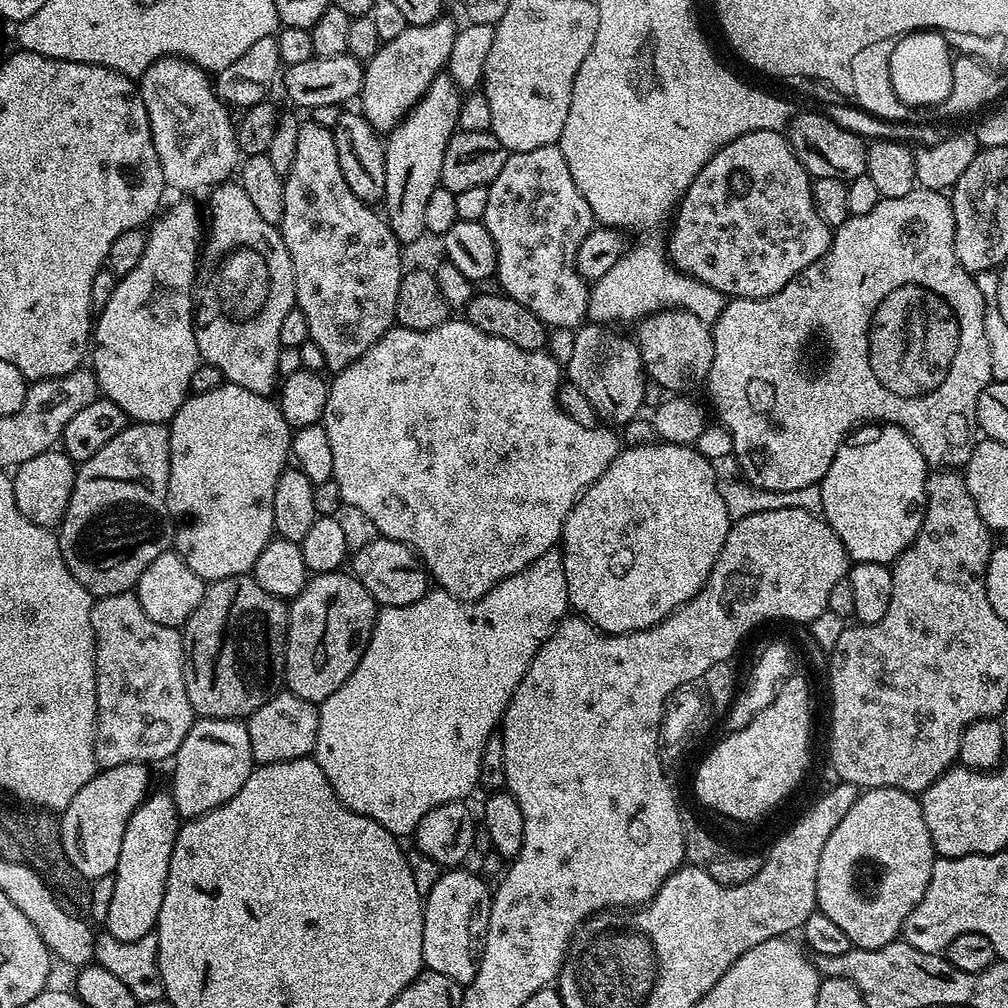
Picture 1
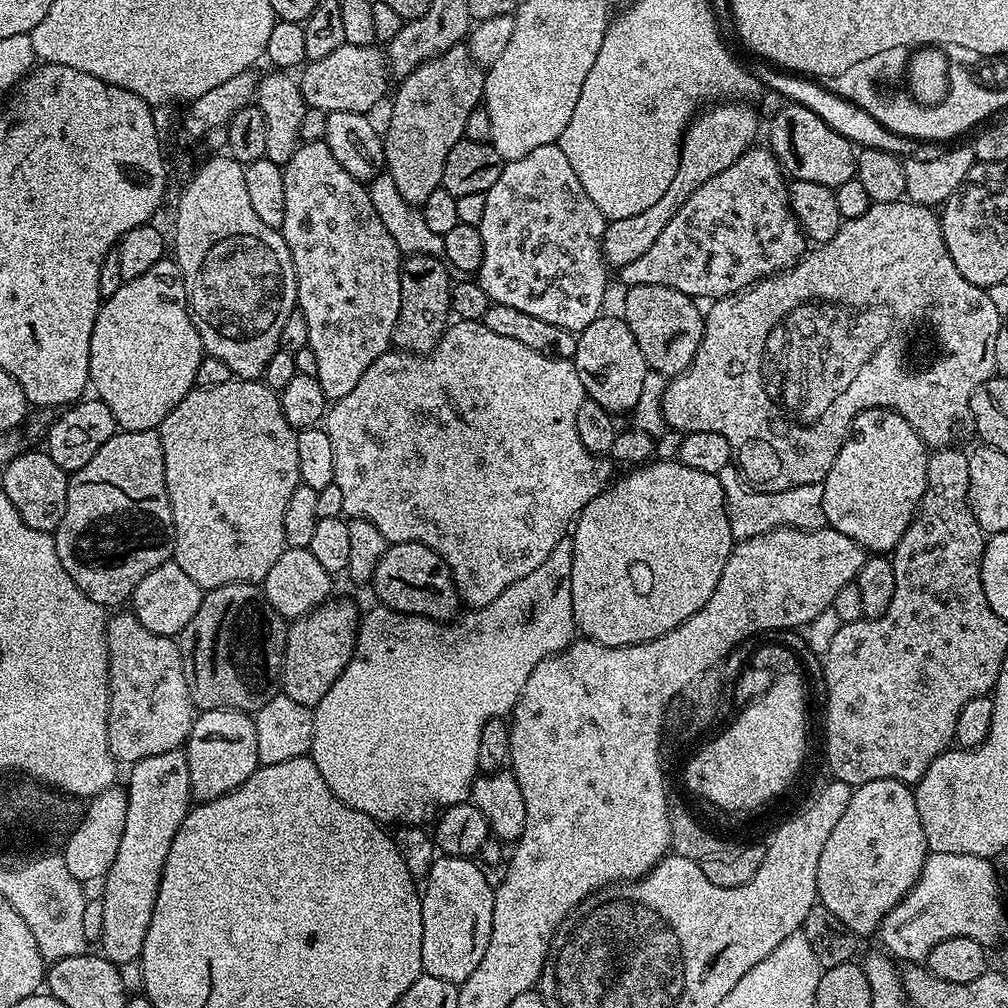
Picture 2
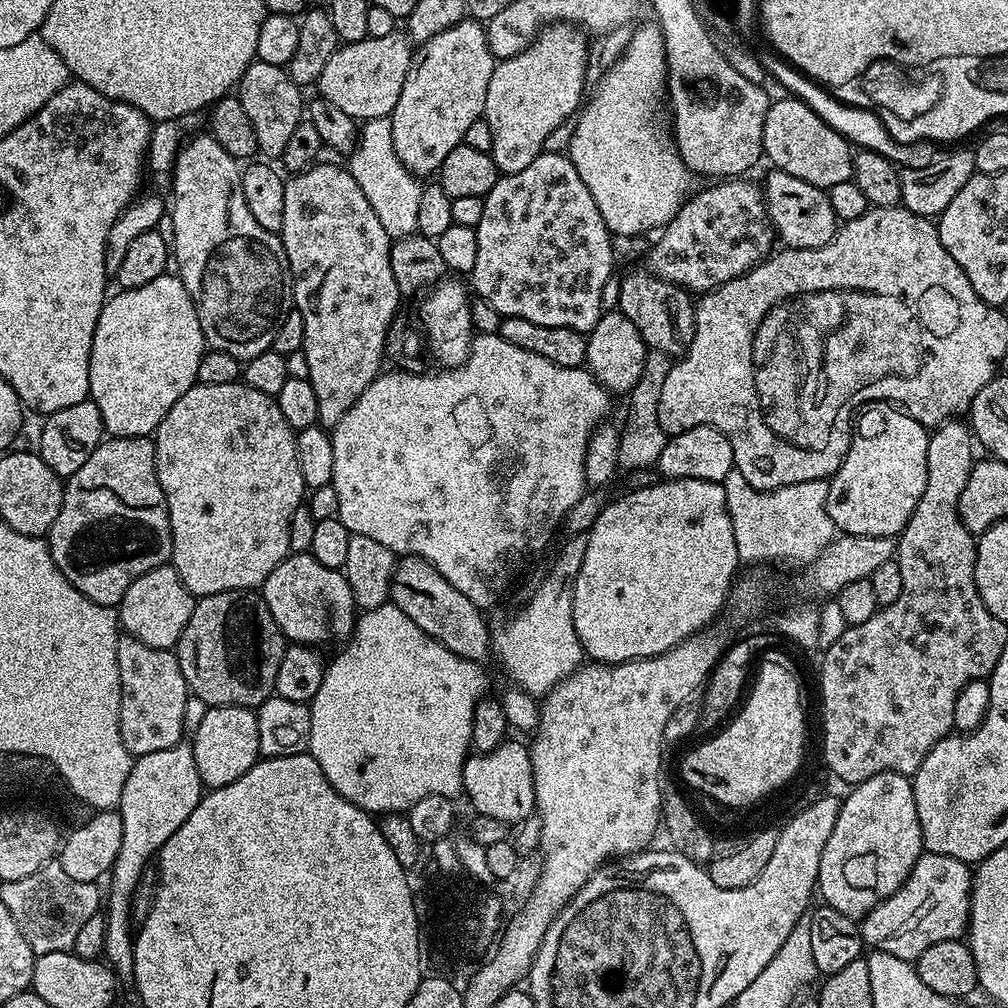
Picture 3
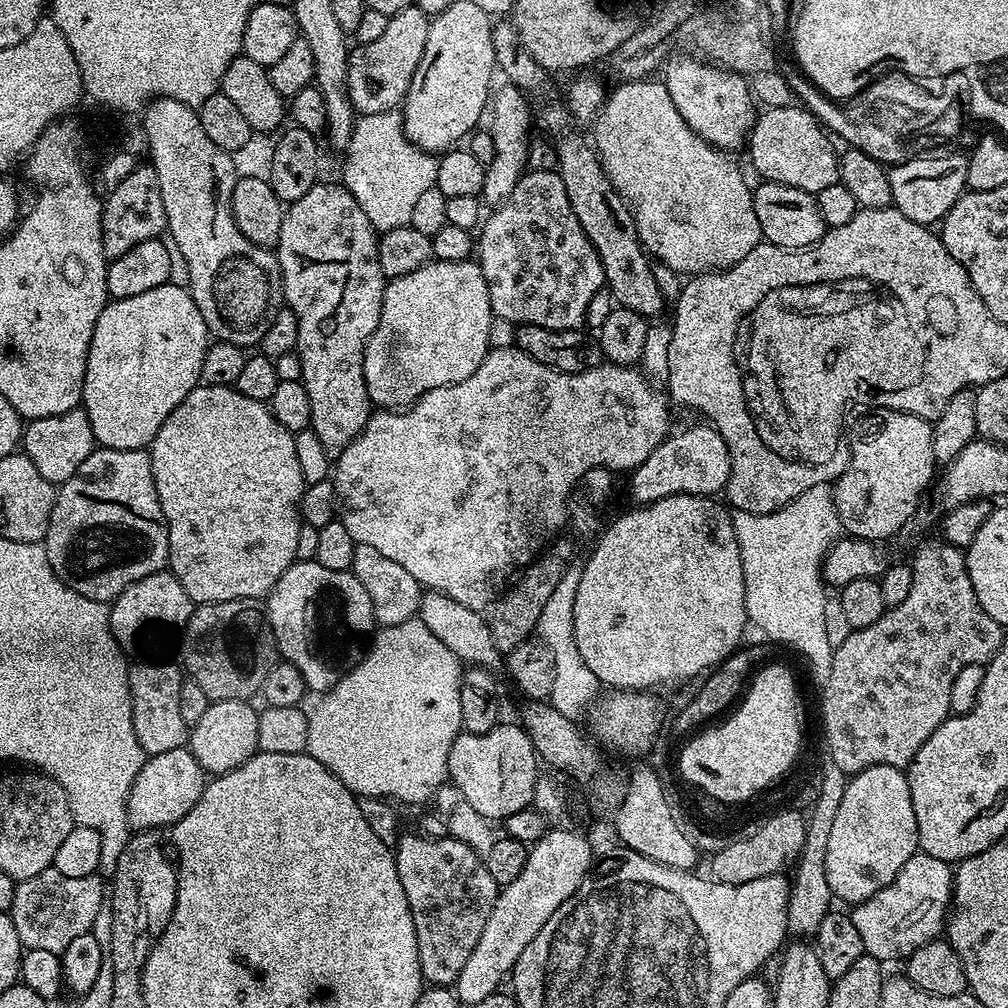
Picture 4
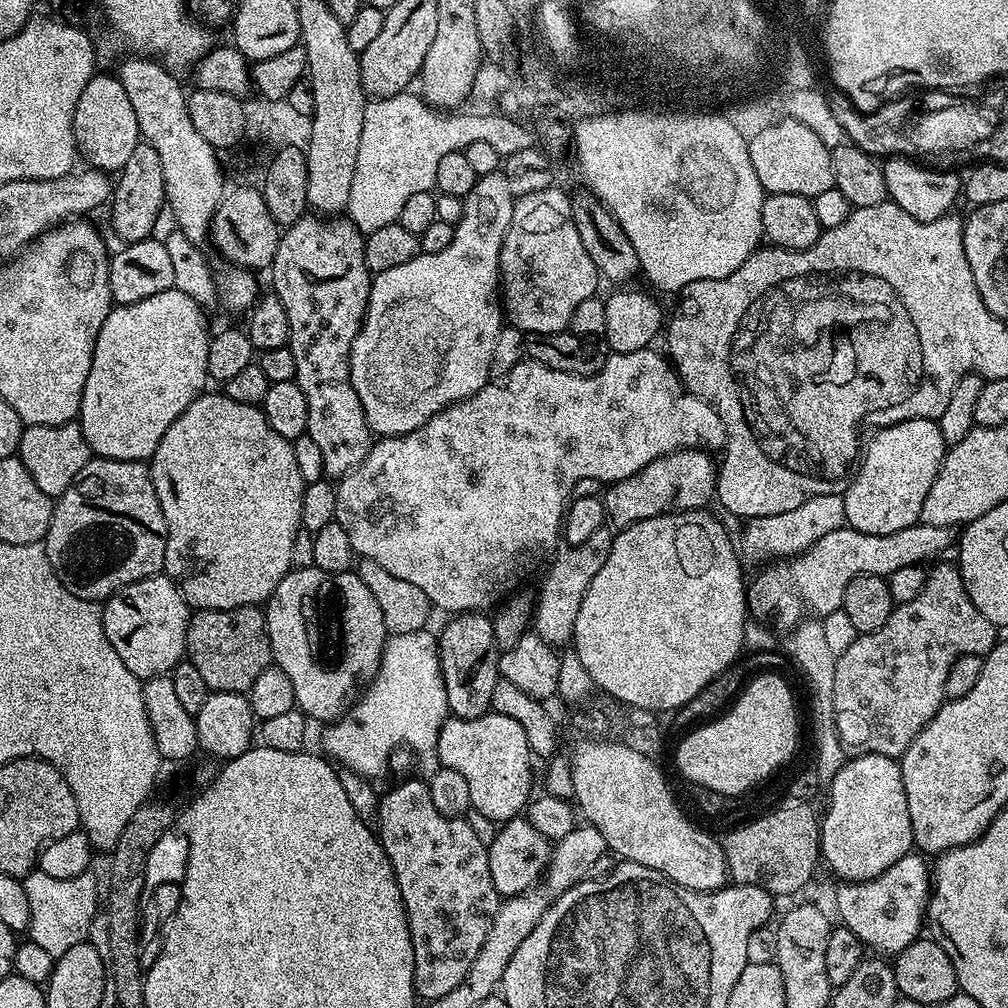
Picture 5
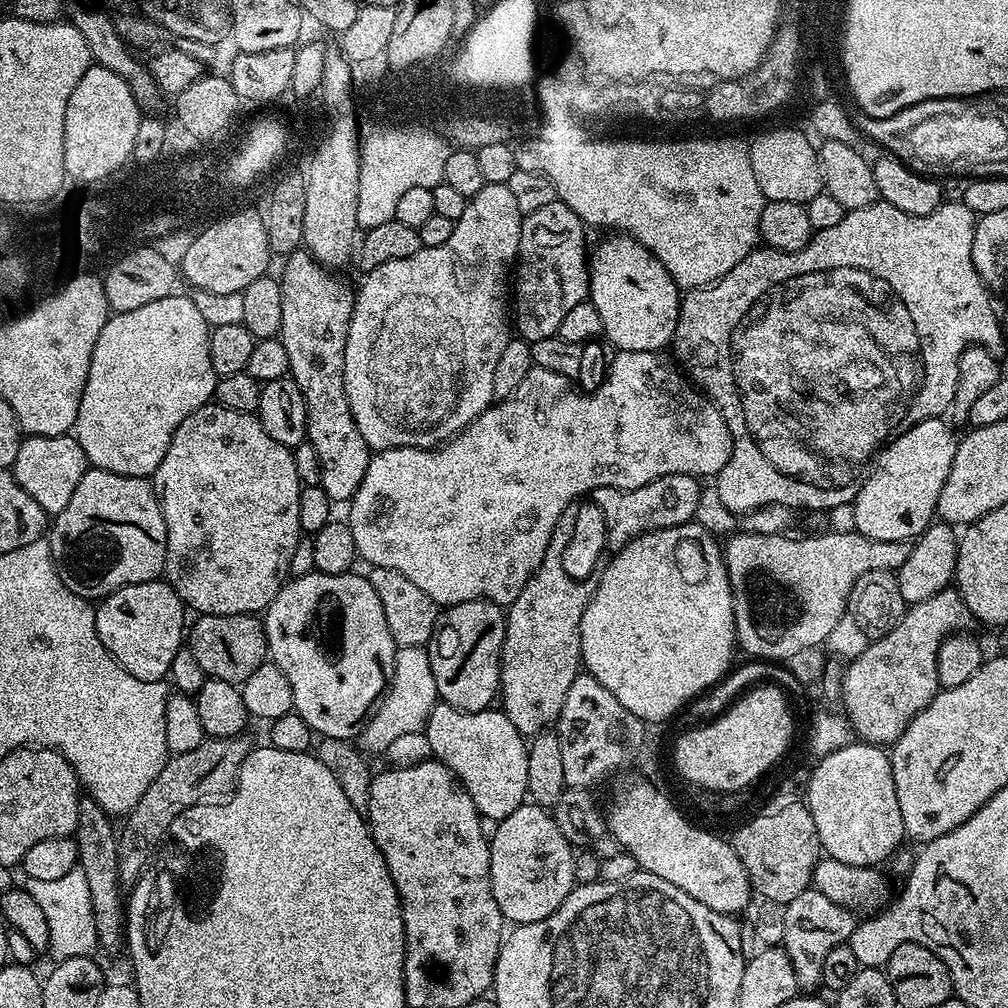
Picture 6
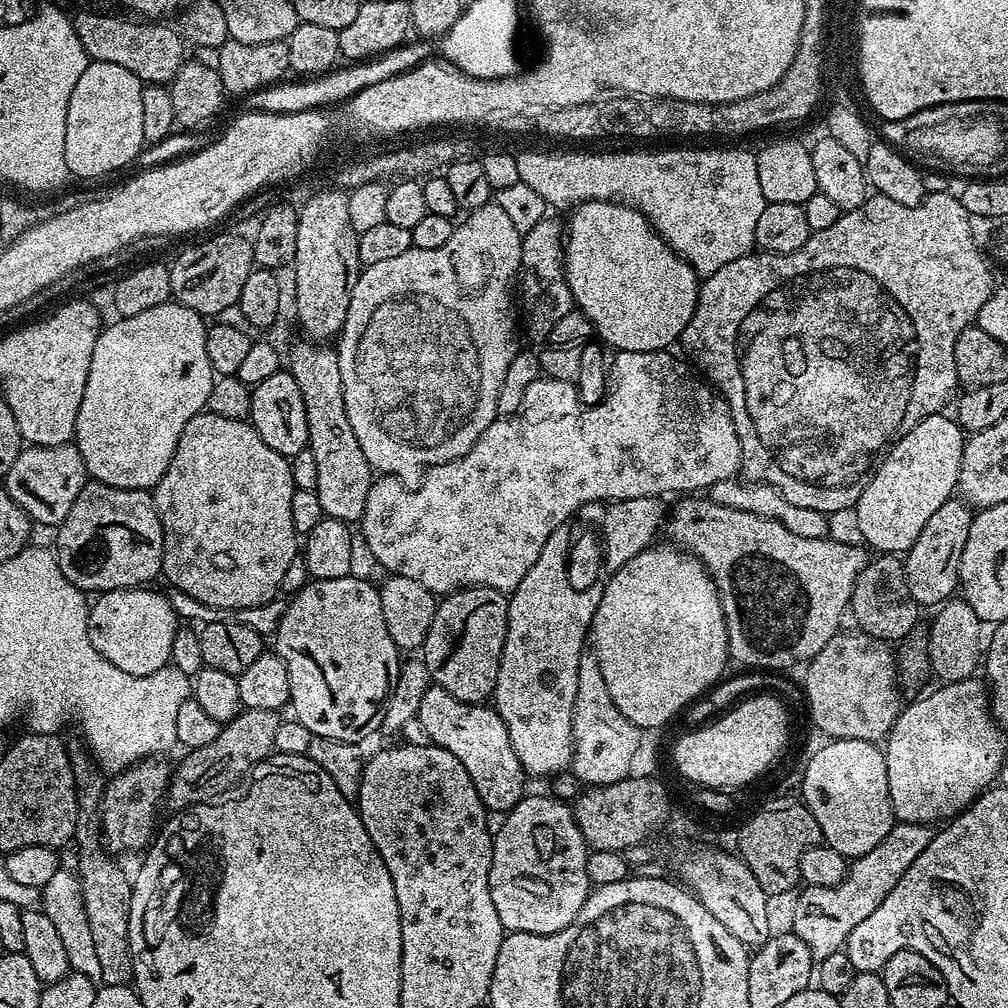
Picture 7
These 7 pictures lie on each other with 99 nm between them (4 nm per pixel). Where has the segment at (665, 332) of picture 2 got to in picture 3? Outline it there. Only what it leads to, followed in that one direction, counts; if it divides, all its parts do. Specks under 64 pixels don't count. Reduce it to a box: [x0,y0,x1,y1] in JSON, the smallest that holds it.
[617,270,696,358]

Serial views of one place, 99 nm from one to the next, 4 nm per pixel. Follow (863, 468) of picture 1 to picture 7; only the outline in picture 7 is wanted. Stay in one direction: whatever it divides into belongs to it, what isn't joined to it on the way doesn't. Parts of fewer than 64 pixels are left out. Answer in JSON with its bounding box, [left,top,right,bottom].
[854,414,966,554]

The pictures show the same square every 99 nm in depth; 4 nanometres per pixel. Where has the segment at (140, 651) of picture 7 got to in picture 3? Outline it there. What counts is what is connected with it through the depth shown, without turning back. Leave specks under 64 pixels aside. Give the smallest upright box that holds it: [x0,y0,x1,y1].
[118,563,194,649]

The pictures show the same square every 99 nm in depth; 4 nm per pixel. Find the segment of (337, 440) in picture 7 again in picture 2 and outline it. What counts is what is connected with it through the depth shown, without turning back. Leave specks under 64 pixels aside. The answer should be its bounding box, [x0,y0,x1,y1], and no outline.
[282,140,402,402]

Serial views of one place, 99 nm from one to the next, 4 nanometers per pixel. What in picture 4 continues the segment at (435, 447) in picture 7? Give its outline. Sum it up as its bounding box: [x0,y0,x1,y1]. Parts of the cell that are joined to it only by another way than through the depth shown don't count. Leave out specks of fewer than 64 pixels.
[364,87,533,410]

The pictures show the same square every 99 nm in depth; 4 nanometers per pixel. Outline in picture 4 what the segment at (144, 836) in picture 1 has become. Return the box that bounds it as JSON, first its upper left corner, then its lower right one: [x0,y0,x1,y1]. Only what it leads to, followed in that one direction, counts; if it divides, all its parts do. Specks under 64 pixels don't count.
[128,747,206,831]

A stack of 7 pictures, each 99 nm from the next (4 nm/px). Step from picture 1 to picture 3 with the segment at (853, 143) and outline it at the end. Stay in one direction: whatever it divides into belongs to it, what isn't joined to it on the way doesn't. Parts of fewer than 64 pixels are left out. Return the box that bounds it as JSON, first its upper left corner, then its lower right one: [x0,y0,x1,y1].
[764,98,853,190]

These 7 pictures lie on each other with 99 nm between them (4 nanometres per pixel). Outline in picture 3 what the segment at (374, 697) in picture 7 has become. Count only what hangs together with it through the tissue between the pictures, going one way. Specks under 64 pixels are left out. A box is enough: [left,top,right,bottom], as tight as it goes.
[262,552,358,646]

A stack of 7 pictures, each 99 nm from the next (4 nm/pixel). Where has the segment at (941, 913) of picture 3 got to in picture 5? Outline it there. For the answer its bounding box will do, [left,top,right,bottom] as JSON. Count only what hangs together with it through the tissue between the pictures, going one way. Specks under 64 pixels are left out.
[836,854,932,954]

